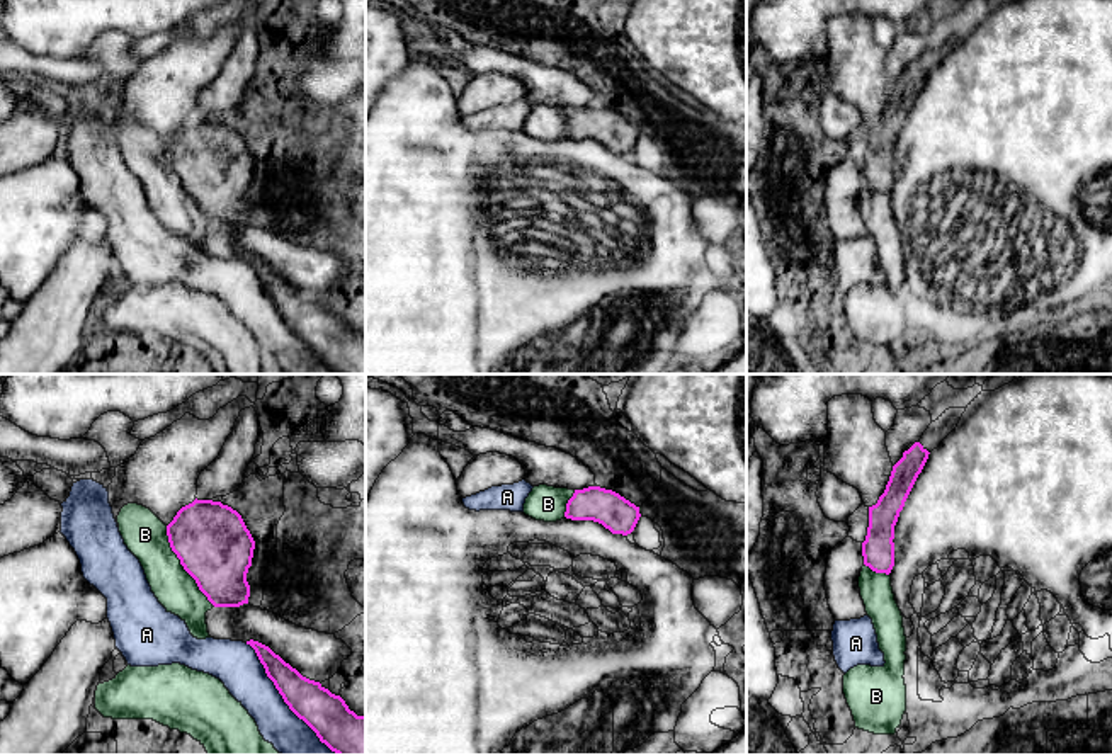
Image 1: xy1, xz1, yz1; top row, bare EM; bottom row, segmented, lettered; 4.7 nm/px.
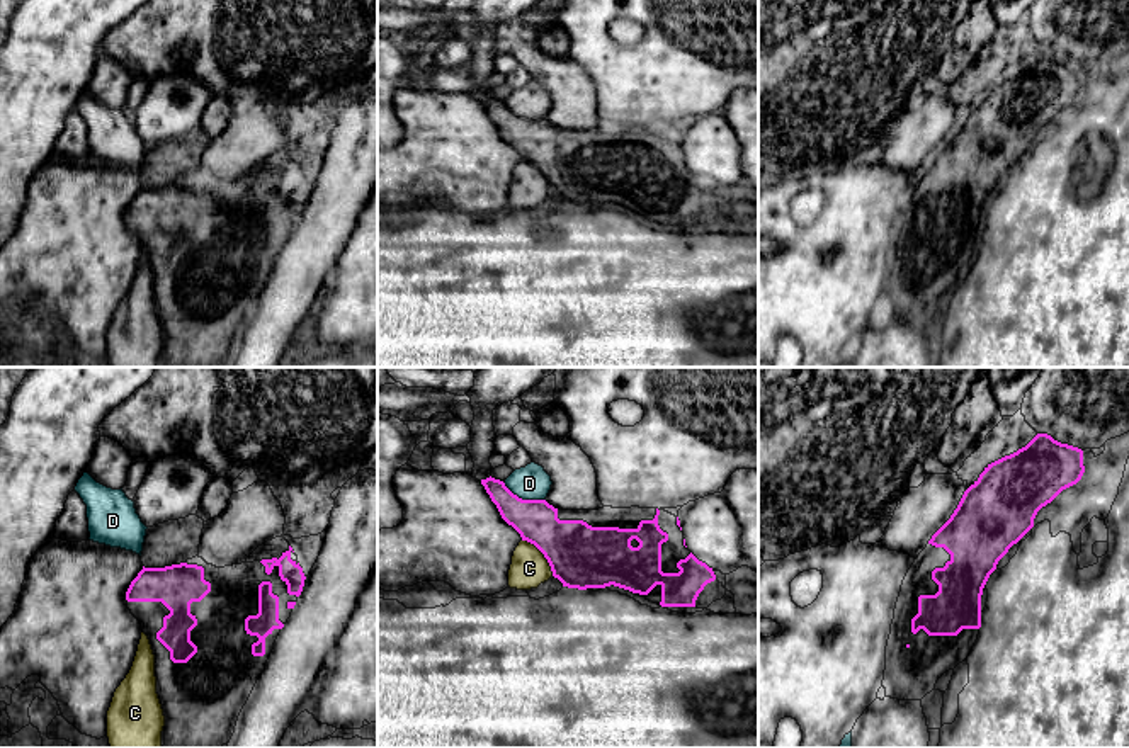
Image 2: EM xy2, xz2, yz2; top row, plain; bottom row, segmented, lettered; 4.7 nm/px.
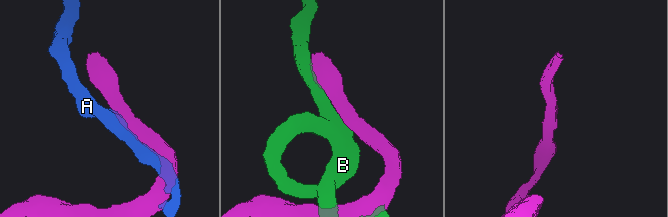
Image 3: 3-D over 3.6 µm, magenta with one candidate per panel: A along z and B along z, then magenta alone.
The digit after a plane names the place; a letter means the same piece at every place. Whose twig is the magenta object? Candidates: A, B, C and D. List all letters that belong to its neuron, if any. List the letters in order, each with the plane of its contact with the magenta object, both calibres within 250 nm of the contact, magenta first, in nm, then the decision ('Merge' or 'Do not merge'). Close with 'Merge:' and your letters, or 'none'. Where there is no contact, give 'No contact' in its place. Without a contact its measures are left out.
A: Touches magenta in xy1. Thickness 200 nm (magenta) against 200 nm. Do not merge
B: Touches magenta in xy1. Thickness 360 nm (magenta) against 200 nm. Do not merge
C: Touches magenta in xz2. Thickness 300 nm (magenta) against 180 nm. Do not merge
D: Touches magenta in xz2. Thickness 200 nm (magenta) against 160 nm. Do not merge
Merge: none

